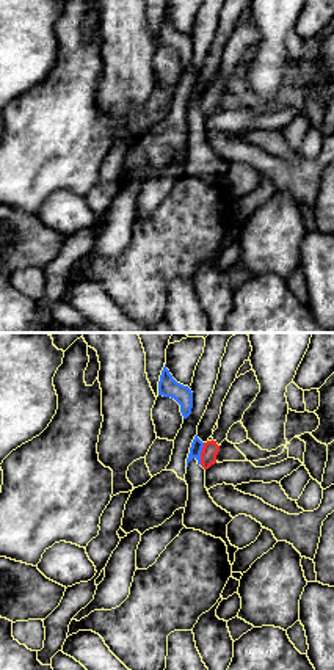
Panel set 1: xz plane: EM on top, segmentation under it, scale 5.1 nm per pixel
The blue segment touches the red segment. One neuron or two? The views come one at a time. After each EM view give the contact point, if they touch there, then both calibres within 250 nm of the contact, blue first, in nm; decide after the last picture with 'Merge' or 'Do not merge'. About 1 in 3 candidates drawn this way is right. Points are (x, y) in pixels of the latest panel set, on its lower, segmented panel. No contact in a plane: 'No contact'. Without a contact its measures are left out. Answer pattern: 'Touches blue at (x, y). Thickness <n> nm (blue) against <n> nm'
Touches blue at (199, 454). Thickness 60 nm (blue) against 90 nm

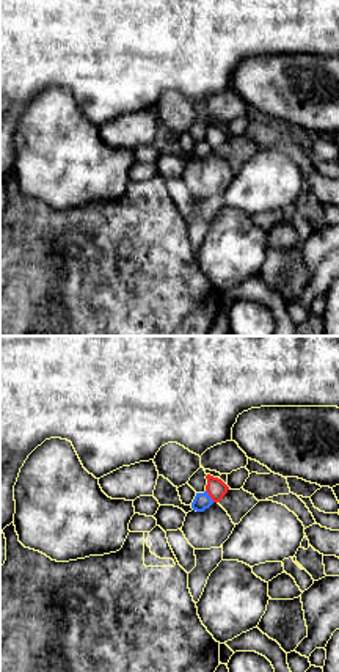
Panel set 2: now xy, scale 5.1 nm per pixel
Touches blue at (209, 496). Thickness 90 nm (blue) against 100 nm

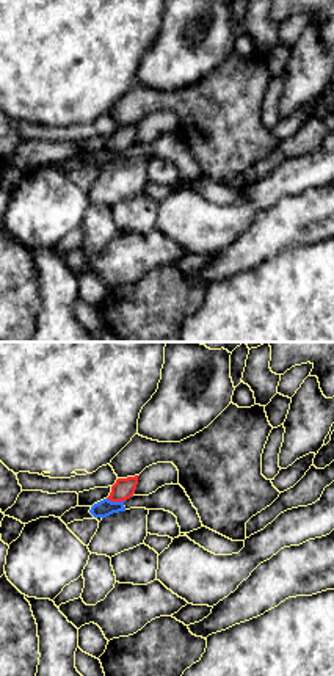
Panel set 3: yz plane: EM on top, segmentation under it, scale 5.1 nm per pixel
Touches blue at (116, 502). Thickness 90 nm (blue) against 110 nm

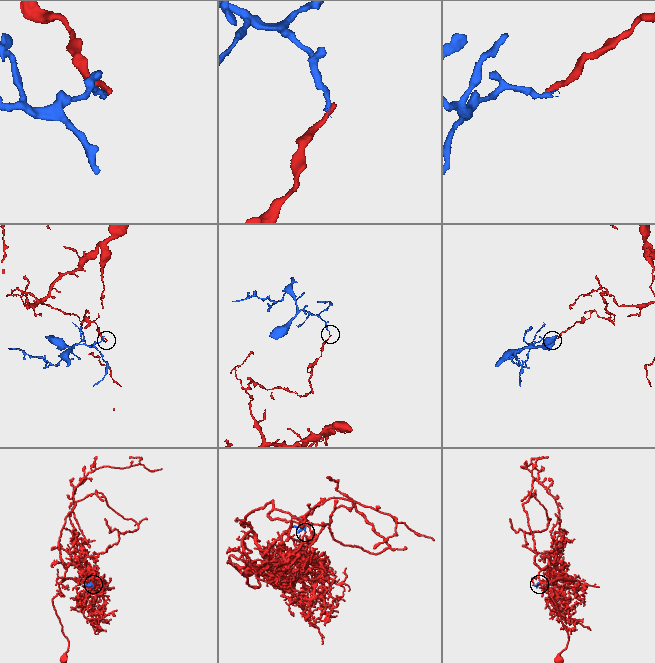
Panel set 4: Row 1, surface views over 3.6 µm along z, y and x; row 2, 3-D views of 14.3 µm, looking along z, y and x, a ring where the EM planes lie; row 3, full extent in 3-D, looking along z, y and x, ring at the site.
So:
Do not merge

